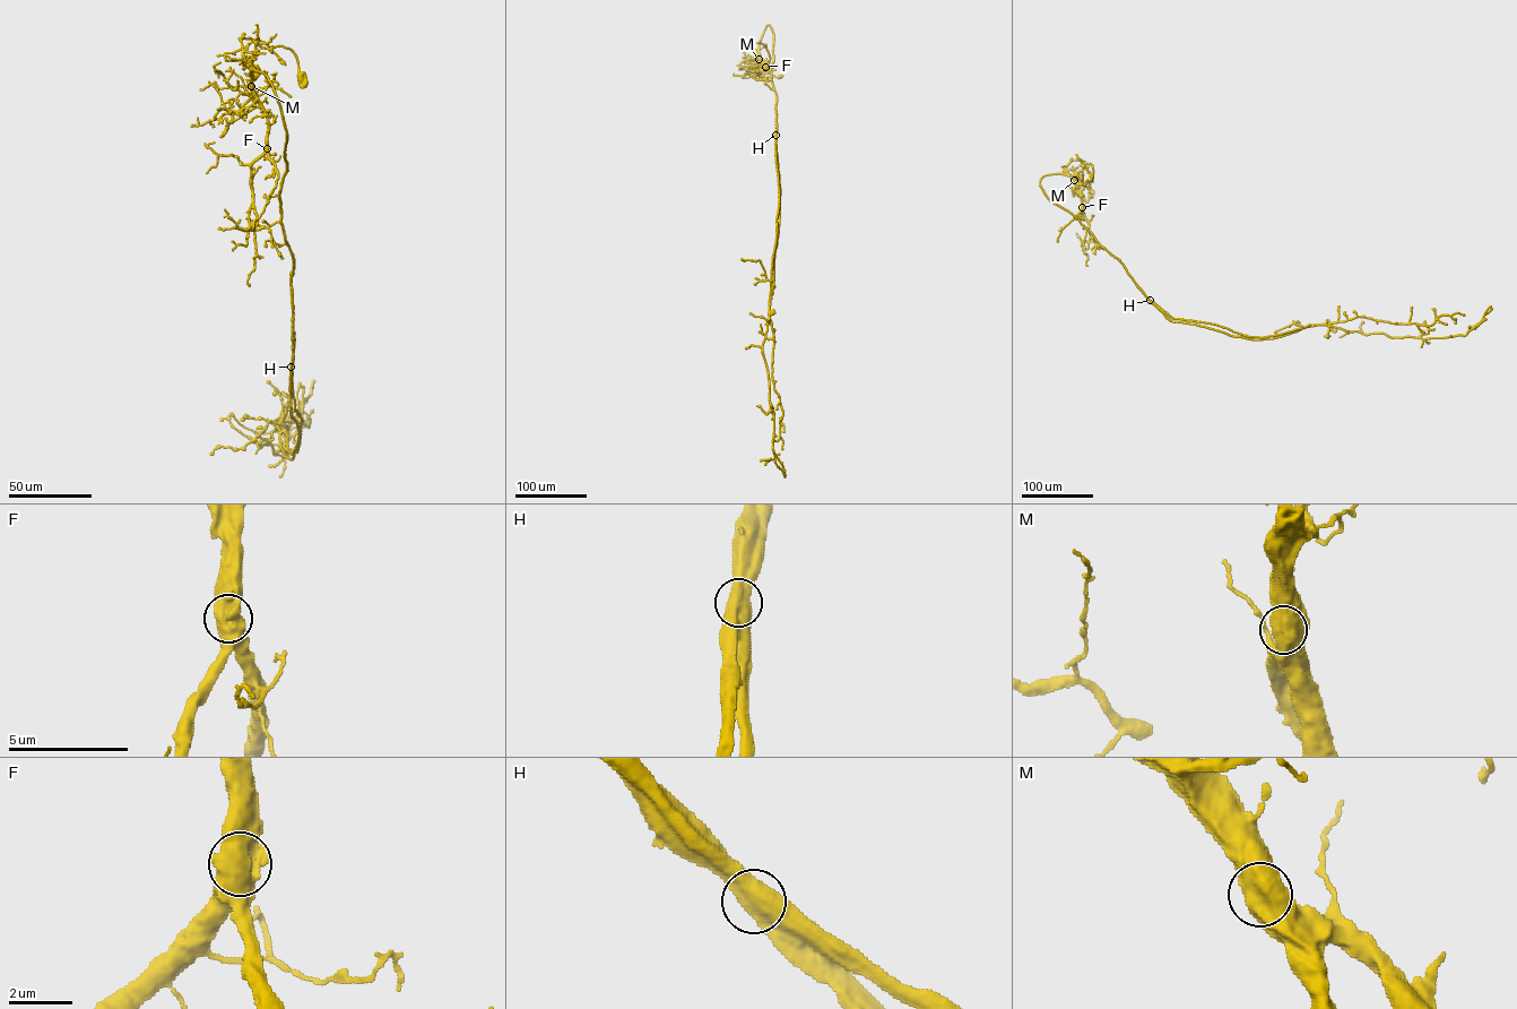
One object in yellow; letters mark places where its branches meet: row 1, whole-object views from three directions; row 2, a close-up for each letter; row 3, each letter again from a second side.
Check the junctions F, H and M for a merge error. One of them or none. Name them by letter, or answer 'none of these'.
H

